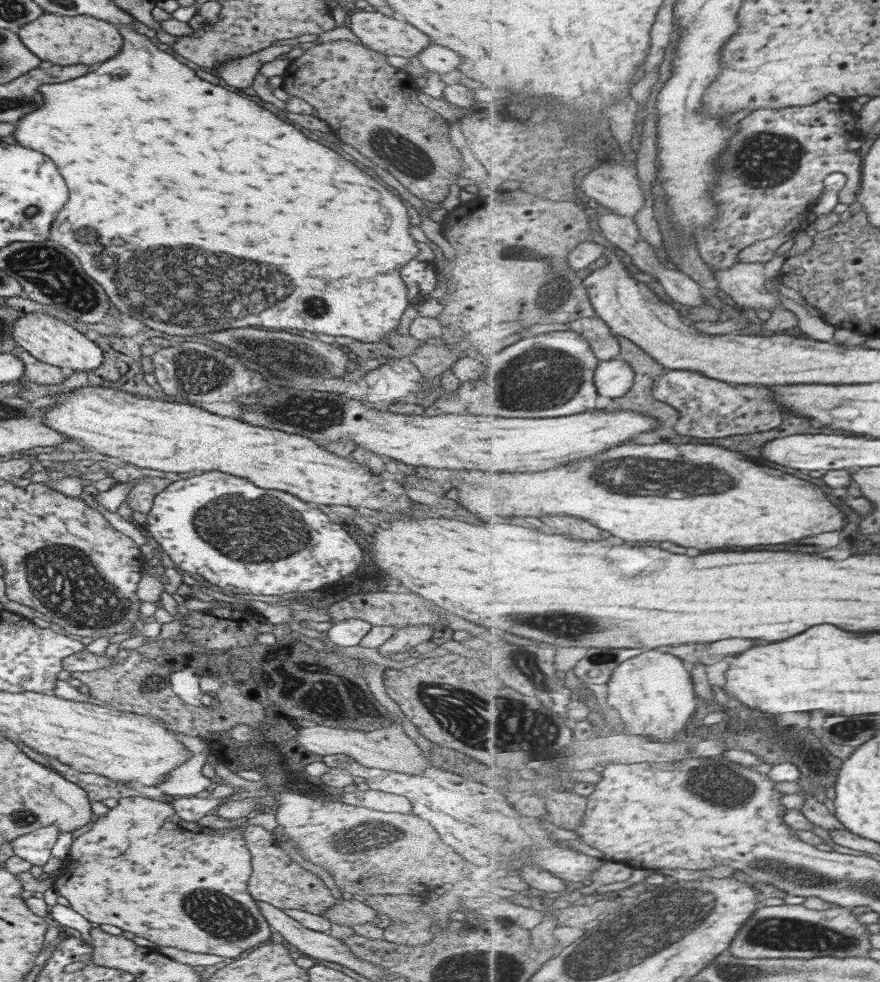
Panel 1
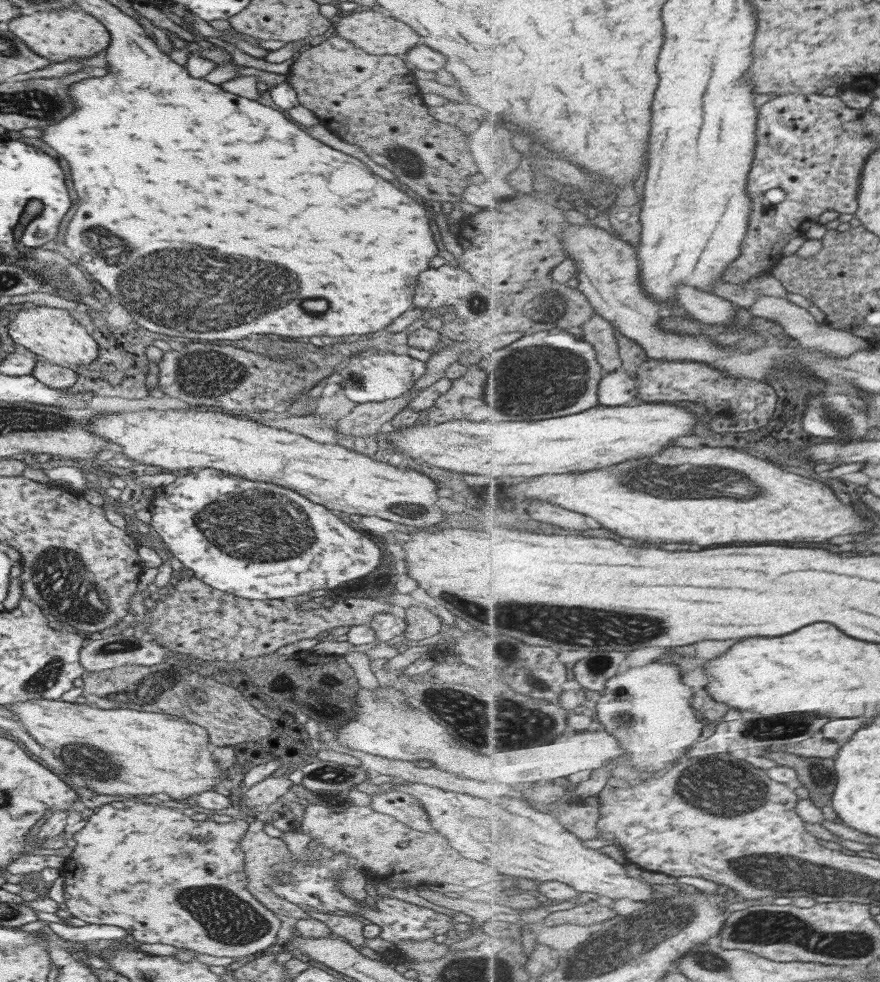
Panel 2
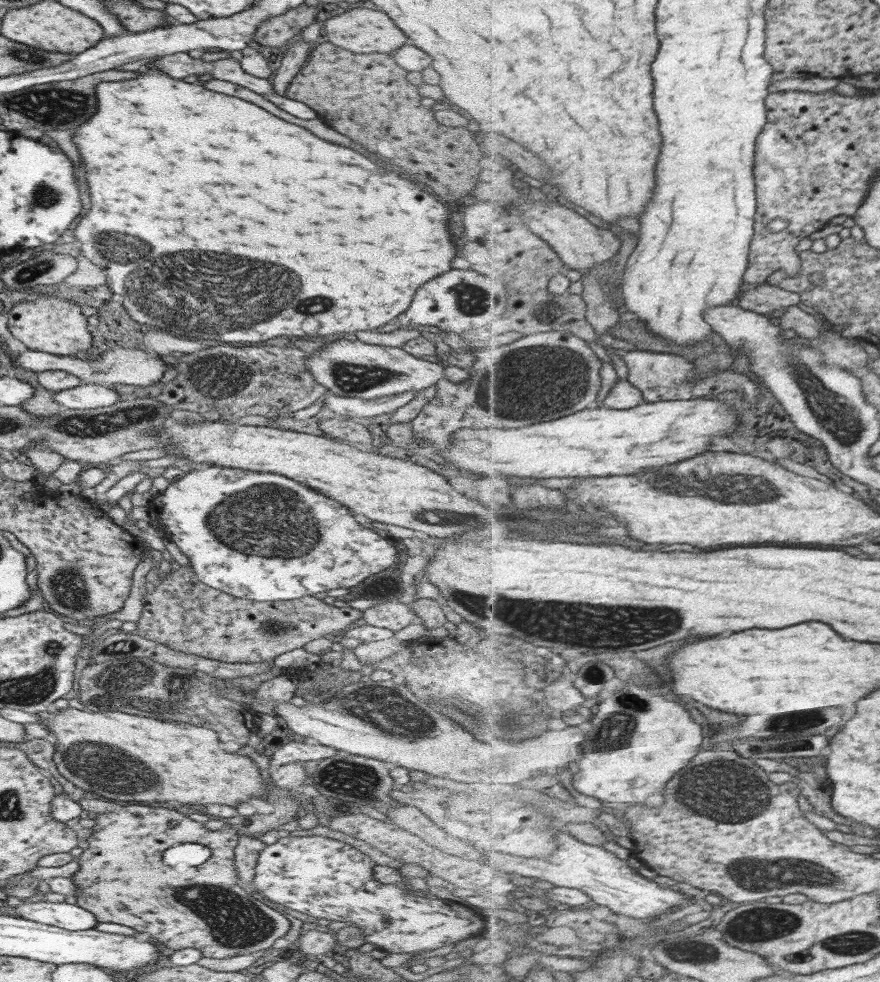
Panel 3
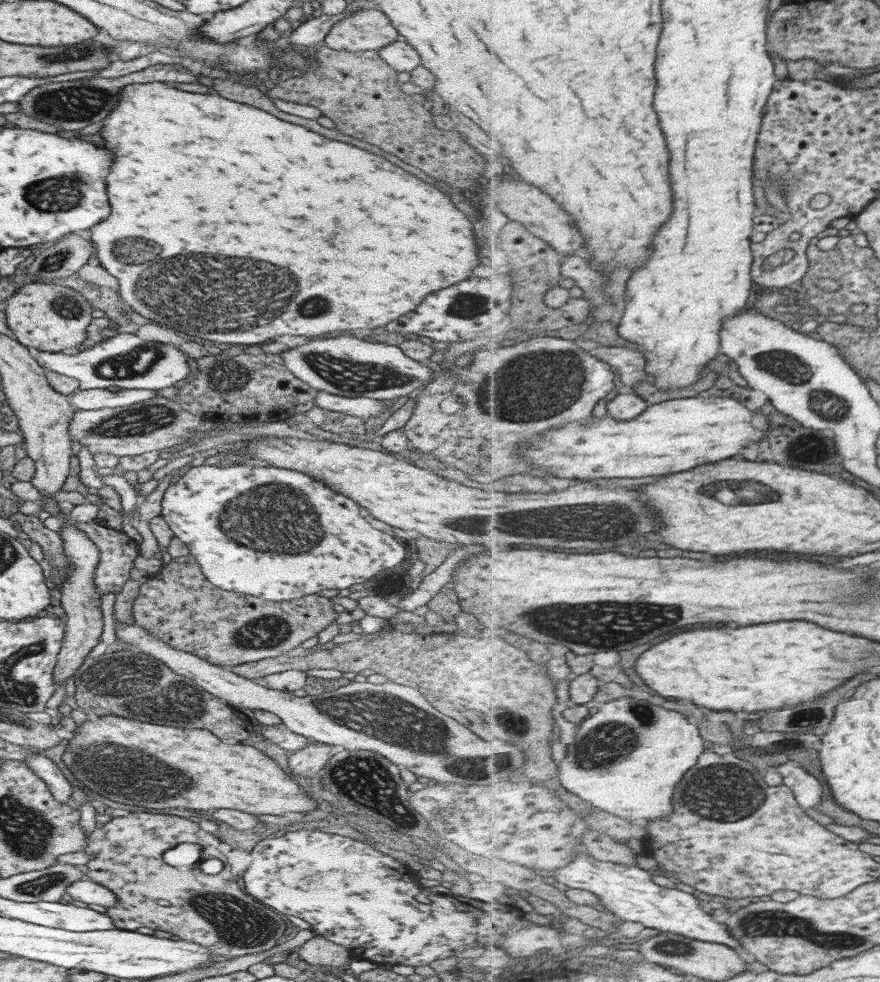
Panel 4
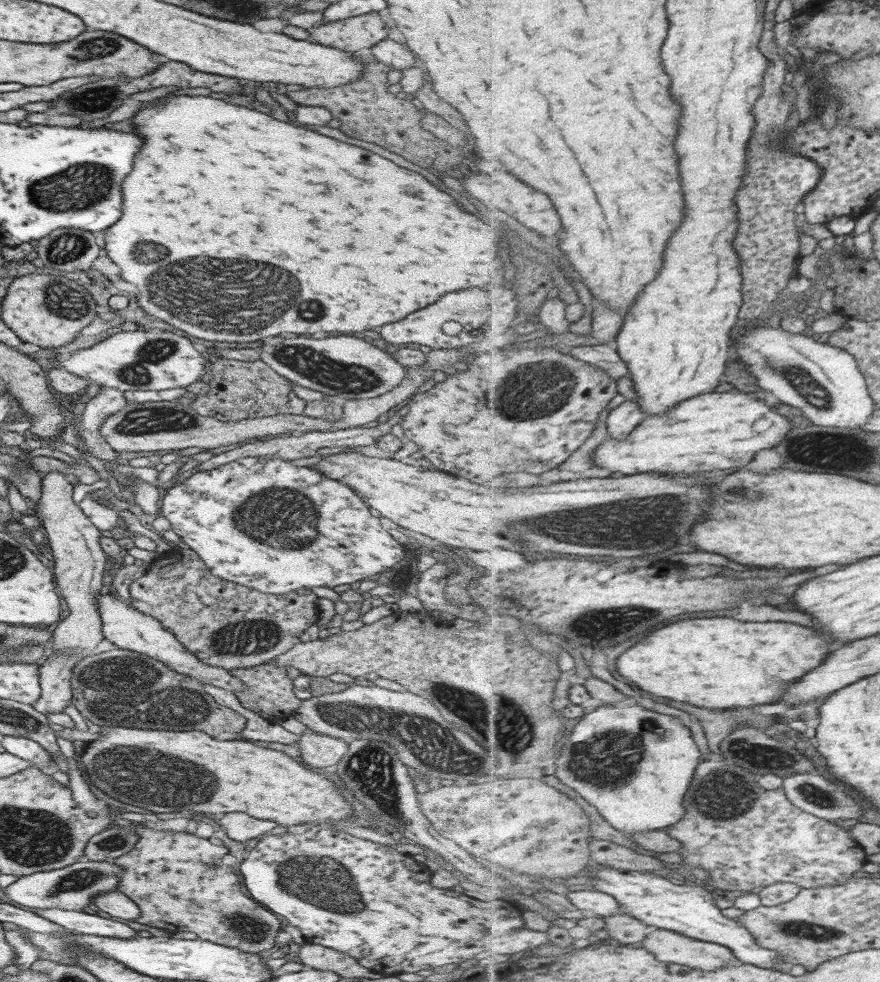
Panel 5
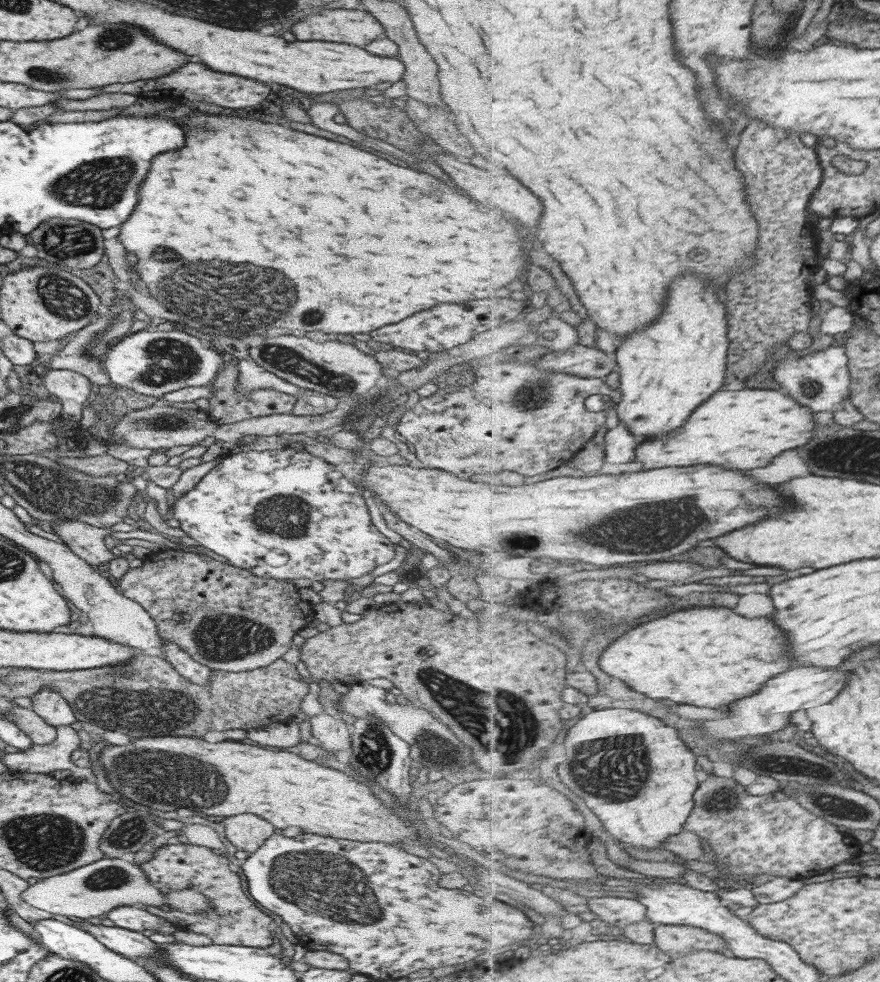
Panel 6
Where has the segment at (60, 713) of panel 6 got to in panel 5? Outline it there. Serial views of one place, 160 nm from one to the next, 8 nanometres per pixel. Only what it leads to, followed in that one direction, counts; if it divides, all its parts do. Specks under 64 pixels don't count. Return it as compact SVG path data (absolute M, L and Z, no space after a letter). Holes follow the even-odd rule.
M47 472L42 478L39 490L40 495L33 508L35 516L41 520L41 529L46 533L45 541L48 542L52 551L50 555L54 561L52 575L54 576L57 592L59 597L65 600L65 606L67 606L69 611L67 616L57 622L57 626L55 626L50 637L51 641L48 643L49 655L46 656L42 664L38 665L40 695L36 702L32 704L32 707L45 716L46 714L61 712L70 703L70 698L72 697L70 691L72 668L75 666L75 663L95 651L99 643L104 642L101 630L102 622L99 610L97 610L97 592L101 590L101 573L106 560L105 553L100 547L101 531L95 528L82 513L82 510L73 503L71 500L71 489L72 486L68 476L61 474L61 472Z

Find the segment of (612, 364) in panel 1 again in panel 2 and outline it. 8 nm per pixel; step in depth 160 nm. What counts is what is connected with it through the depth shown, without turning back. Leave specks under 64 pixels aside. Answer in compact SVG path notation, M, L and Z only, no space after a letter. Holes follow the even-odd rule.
M620 370L605 373L599 384L600 404L605 406L623 406L640 395L636 378Z

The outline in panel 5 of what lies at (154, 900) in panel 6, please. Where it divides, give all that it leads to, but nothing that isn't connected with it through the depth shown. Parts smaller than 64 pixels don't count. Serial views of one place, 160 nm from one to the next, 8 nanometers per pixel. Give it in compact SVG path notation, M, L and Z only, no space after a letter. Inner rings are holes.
M81 860L65 868L19 876L13 884L2 888L2 892L9 900L26 909L60 908L68 911L82 911L97 893L116 890L119 874L121 869L110 862Z

